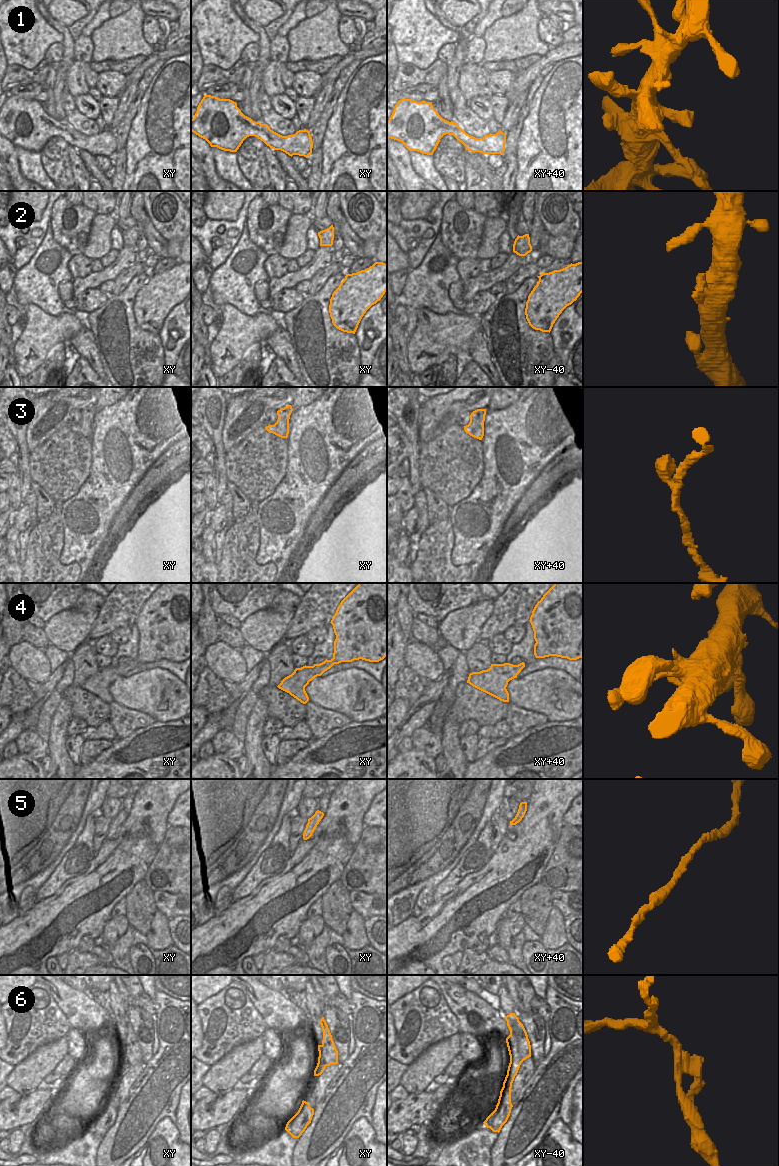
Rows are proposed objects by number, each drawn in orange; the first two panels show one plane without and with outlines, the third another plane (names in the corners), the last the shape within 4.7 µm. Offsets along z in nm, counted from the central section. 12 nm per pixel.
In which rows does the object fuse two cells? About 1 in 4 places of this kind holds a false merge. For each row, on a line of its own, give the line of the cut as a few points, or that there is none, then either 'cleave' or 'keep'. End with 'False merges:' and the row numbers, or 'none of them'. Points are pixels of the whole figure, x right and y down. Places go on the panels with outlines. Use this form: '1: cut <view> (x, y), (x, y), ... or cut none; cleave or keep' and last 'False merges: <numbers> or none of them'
1: cut none; keep
2: cut none; keep
3: cut none; keep
4: cut none; keep
5: cut none; keep
6: cut xy-40 (507, 1042), (518, 1043), (518, 1052), (522, 1061); cleave
False merges: 6

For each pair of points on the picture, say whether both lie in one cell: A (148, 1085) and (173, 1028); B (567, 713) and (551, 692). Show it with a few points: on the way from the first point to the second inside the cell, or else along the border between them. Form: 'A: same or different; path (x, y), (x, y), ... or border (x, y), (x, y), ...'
A: same; path (162, 1071), (173, 1060), (173, 1042)
B: same; path (567, 708), (556, 697)

